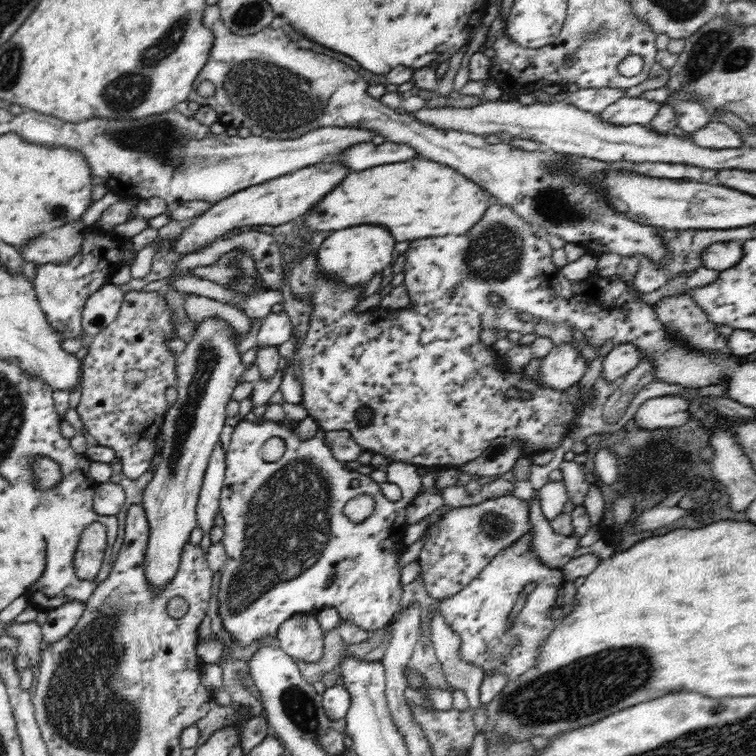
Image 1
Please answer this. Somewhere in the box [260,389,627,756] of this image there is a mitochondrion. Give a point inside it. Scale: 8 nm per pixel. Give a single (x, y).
(299, 706)

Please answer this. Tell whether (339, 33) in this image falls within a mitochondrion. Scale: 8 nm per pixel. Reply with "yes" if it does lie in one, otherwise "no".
no

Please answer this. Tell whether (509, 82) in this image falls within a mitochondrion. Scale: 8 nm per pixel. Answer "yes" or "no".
no

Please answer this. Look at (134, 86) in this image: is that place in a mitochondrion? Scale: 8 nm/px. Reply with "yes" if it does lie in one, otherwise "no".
yes

